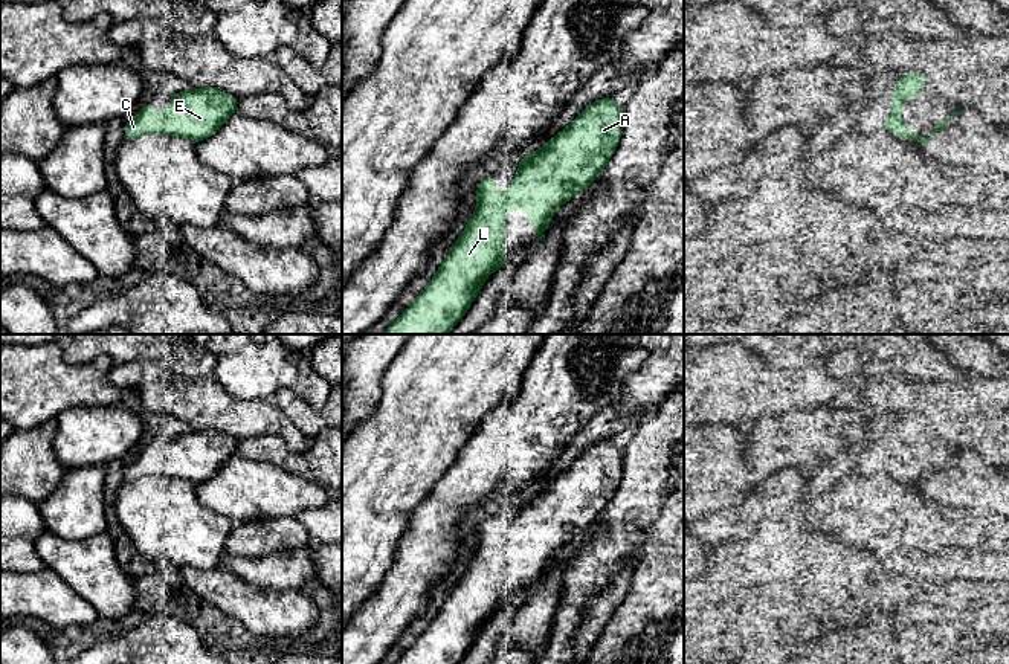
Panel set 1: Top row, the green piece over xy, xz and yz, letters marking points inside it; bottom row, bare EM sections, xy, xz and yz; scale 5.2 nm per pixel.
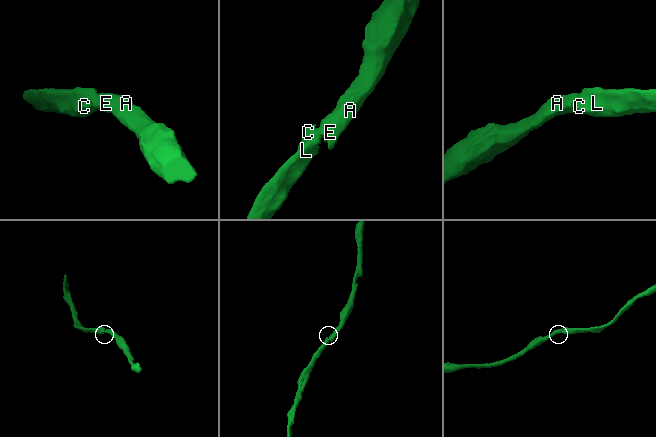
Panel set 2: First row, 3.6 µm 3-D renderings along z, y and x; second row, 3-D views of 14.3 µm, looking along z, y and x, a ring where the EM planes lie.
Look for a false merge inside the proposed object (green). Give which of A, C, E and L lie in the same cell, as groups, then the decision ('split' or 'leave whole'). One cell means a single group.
A C E L | leave whole

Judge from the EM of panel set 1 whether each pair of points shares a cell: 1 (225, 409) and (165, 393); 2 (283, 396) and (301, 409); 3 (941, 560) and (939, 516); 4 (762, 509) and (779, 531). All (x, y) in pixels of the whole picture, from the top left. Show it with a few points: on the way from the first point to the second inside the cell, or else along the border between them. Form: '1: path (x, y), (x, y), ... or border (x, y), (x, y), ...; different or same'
1: path (209, 406), (180, 397); same
2: path (287, 400), (296, 409); same
3: border (977, 548), (915, 548), (907, 554); different
4: border (780, 518), (768, 522), (753, 535), (738, 536); different

